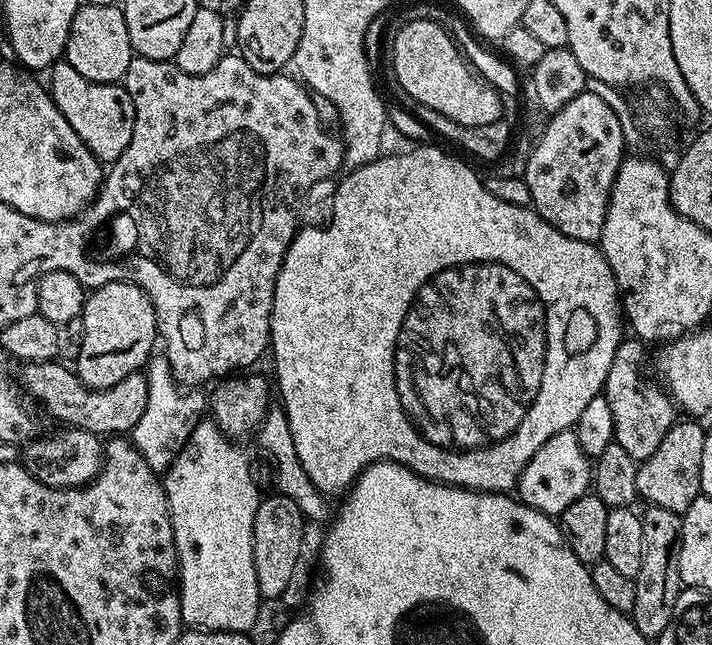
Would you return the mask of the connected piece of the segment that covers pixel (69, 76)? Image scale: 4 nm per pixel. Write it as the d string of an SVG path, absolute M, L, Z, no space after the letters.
M64 58L57 60L52 65L50 75L52 75L52 84L50 83L52 100L66 118L66 122L70 122L74 134L78 134L78 138L82 138L84 145L95 154L97 160L111 162L118 159L122 150L126 150L126 146L130 146L130 138L134 130L134 102L130 102L130 94L126 89L119 83L99 84L82 78L82 74L78 74L78 70L74 70L74 66L70 66L67 59Z

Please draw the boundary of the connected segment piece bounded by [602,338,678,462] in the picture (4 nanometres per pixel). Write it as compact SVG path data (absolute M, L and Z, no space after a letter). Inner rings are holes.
M639 338L631 339L621 339L618 350L614 350L614 362L610 362L602 395L606 402L610 402L610 414L614 414L614 443L622 446L622 450L626 450L630 458L639 462L650 458L650 454L658 450L658 442L662 442L672 425L677 423L678 408L655 379L652 381L640 376L640 363L644 360L646 344Z

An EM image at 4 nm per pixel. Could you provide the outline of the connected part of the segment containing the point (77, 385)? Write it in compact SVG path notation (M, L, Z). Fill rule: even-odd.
M56 358L48 361L30 361L21 367L21 372L19 369L18 384L29 401L32 399L34 403L41 404L54 419L61 420L59 422L61 425L81 428L87 432L93 432L101 438L108 438L113 434L128 434L131 433L134 426L138 426L138 418L142 418L143 412L146 411L147 375L131 372L126 378L122 378L122 382L114 382L114 386L109 388L88 388L69 365L67 368L66 365L59 364L59 362L60 360Z

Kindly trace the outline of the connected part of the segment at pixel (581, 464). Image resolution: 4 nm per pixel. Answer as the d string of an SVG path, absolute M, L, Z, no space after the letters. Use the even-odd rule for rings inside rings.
M575 431L554 434L554 438L542 442L542 446L538 446L538 454L526 462L526 470L522 470L518 481L518 499L534 510L553 518L559 517L570 502L589 491L593 467L593 461L582 450Z

